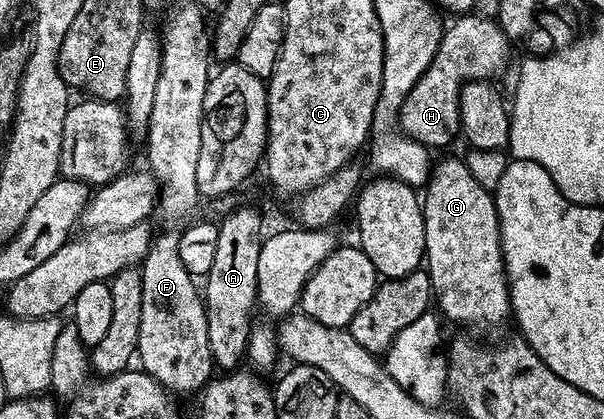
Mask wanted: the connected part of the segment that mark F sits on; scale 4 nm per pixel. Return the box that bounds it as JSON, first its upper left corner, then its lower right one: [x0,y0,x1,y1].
[136,229,214,396]

